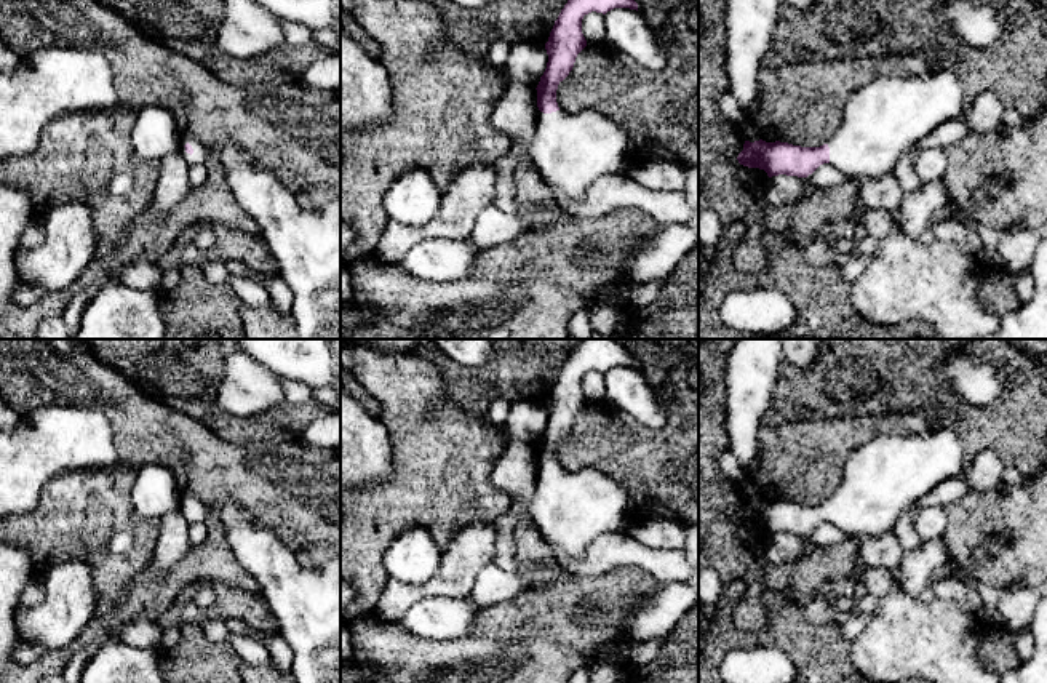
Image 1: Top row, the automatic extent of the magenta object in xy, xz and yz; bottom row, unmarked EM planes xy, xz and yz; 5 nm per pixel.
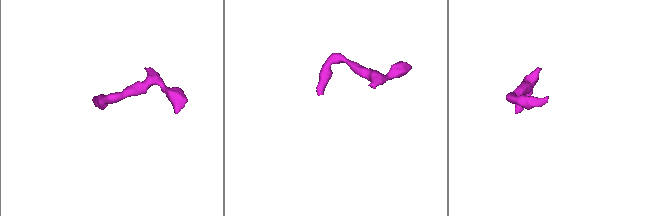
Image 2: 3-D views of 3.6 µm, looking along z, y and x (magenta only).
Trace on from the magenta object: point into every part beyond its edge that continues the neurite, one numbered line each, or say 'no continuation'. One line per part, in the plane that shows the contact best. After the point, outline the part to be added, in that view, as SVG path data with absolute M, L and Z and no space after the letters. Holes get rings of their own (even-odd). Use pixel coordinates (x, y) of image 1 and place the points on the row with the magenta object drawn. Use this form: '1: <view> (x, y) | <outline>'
1: xy (200, 154) | M184 138L184 144L179 152L184 155L189 166L197 163L205 165L209 157L209 147L193 138Z

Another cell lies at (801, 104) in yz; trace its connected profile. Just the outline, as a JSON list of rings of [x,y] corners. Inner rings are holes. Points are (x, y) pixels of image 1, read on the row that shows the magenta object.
[[[910,51],[762,66],[748,115],[766,142],[820,147],[839,128],[846,101],[854,91],[878,77],[921,77],[929,72],[926,59]]]

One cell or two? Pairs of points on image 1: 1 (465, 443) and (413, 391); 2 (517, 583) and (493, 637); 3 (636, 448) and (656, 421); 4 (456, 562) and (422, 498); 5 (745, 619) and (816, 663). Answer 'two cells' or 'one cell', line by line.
1: one cell
2: two cells
3: two cells
4: two cells
5: two cells

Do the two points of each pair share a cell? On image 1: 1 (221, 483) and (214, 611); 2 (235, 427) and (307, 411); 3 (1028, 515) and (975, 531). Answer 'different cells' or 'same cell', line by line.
1: different cells
2: same cell
3: same cell

